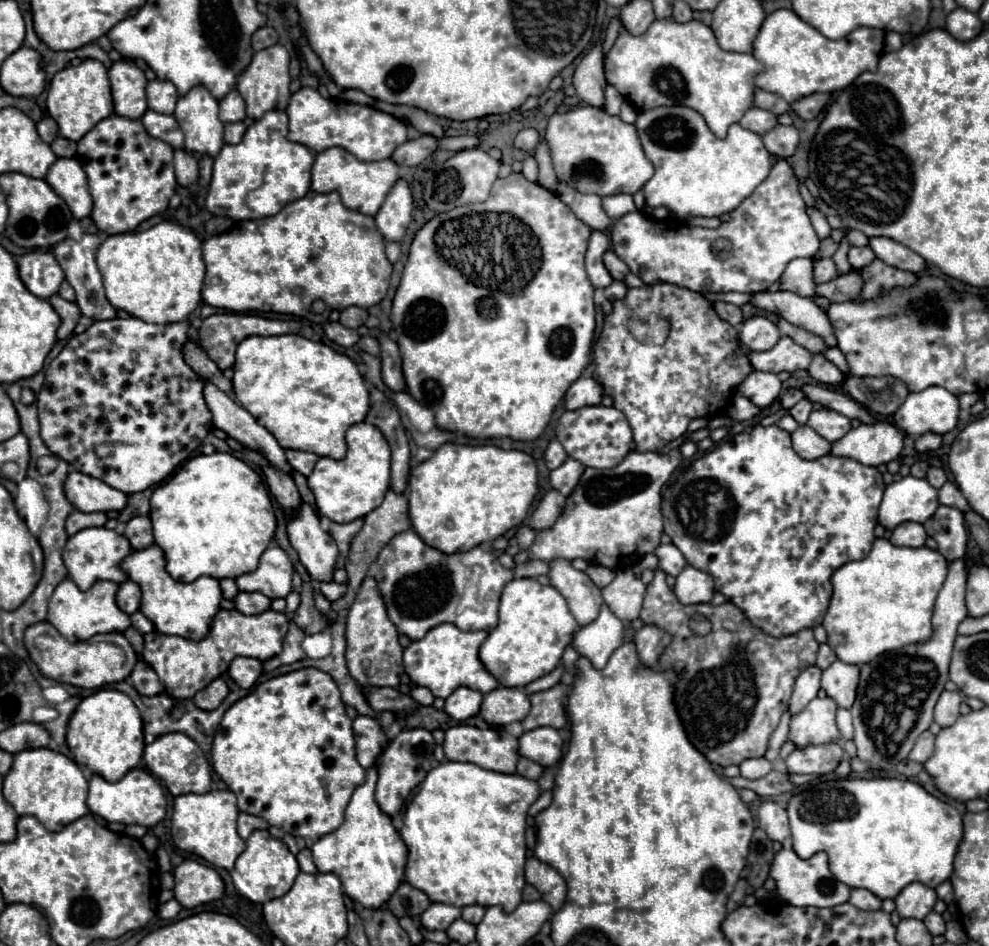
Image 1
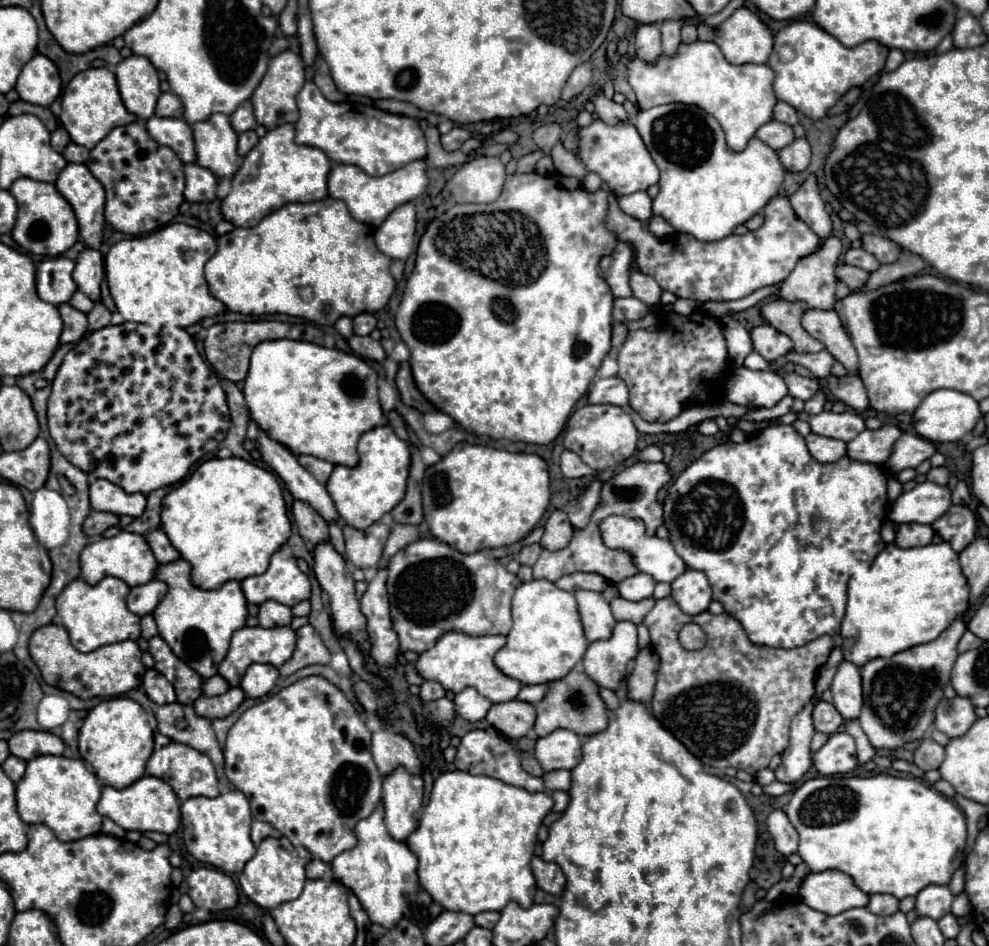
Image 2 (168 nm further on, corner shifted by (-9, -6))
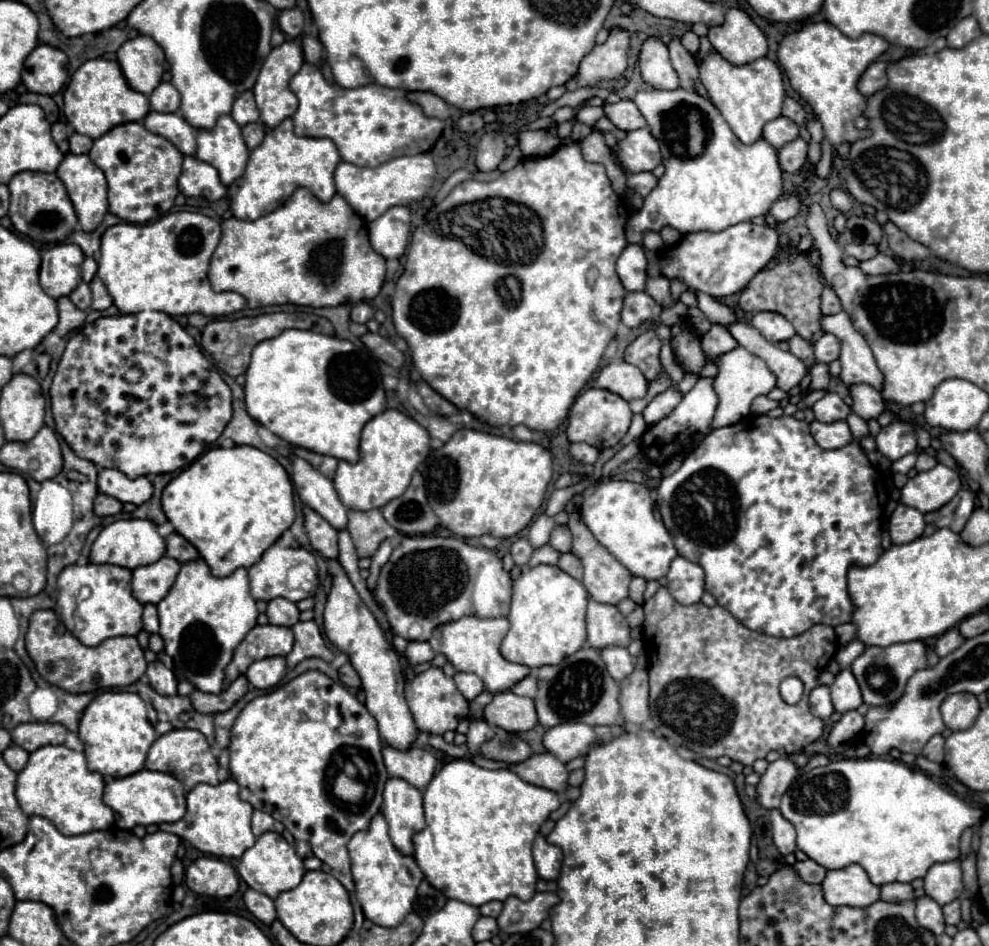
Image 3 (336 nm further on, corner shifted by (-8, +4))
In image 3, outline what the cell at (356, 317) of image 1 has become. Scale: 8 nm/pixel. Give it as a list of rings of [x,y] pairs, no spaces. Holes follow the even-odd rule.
[[[355,303],[351,307],[351,321],[367,323],[373,317],[373,307],[369,303]]]

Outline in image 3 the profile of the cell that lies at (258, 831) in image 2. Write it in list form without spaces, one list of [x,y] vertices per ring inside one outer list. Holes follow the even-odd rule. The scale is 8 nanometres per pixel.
[[[255,811],[253,813],[253,821],[251,821],[251,825],[253,825],[253,833],[259,837],[259,835],[263,835],[265,831],[271,831],[273,829],[273,817],[269,815],[269,813],[263,813],[263,811]]]

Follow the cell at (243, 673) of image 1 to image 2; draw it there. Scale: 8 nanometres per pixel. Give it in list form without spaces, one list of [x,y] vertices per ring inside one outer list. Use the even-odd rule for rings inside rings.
[[[254,663],[246,669],[246,675],[244,675],[240,687],[244,689],[246,697],[264,697],[266,693],[270,693],[276,679],[278,679],[276,667]]]

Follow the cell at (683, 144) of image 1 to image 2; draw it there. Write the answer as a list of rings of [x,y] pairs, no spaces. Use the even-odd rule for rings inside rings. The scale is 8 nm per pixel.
[[[670,103],[642,109],[632,119],[632,123],[636,125],[644,145],[648,147],[652,159],[660,169],[660,193],[652,203],[652,213],[662,215],[680,233],[690,233],[698,241],[716,241],[728,237],[736,225],[742,225],[752,215],[760,213],[760,209],[780,191],[784,167],[778,161],[776,151],[756,137],[748,141],[744,151],[732,151],[724,141],[724,131],[720,123],[696,105]]]

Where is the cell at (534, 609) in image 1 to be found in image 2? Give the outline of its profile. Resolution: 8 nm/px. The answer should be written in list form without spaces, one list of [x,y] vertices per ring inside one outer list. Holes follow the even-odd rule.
[[[534,579],[522,583],[512,599],[512,629],[506,635],[506,645],[496,653],[496,667],[520,681],[522,685],[552,683],[566,677],[586,653],[586,637],[578,617],[576,599],[572,593],[558,589],[550,581]]]

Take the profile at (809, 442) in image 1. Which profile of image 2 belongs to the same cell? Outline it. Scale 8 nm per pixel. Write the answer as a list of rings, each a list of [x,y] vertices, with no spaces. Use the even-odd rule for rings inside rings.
[[[810,433],[806,437],[806,445],[808,445],[810,455],[820,463],[834,463],[846,455],[846,443],[844,441],[822,437],[816,433]]]

